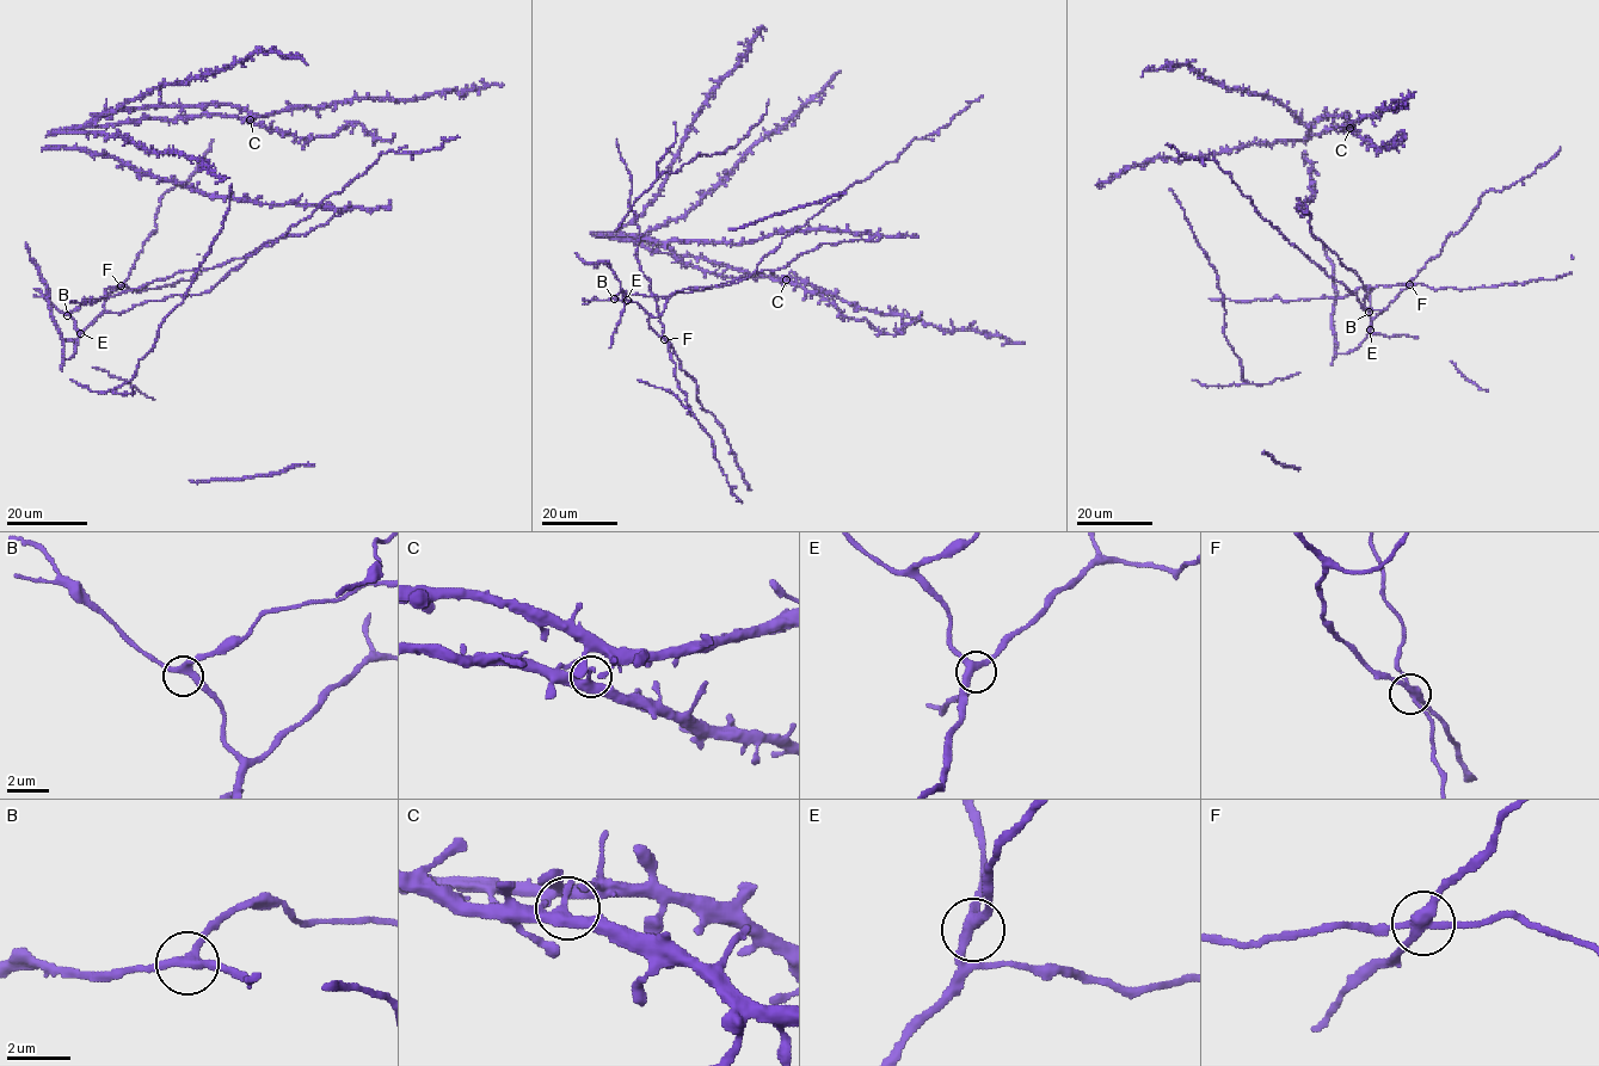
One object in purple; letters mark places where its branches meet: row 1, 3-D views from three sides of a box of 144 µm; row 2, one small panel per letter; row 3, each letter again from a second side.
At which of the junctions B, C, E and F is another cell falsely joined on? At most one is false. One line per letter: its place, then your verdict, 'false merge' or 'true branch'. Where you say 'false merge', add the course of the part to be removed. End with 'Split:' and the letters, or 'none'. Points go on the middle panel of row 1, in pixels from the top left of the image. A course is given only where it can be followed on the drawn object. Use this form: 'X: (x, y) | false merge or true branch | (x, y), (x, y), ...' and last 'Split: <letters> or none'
B: (614, 299) | true branch
C: (786, 279) | true branch
E: (627, 300) | true branch
F: (664, 339) | false merge | (664, 339), (656, 297), (635, 256), (640, 234), (637, 215), (628, 203), (631, 173), (621, 158), (617, 139)
Split: F

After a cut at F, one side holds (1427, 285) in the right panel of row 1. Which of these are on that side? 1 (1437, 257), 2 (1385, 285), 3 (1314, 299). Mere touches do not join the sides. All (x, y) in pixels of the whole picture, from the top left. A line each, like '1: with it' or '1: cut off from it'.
1: cut off from it
2: with it
3: with it

